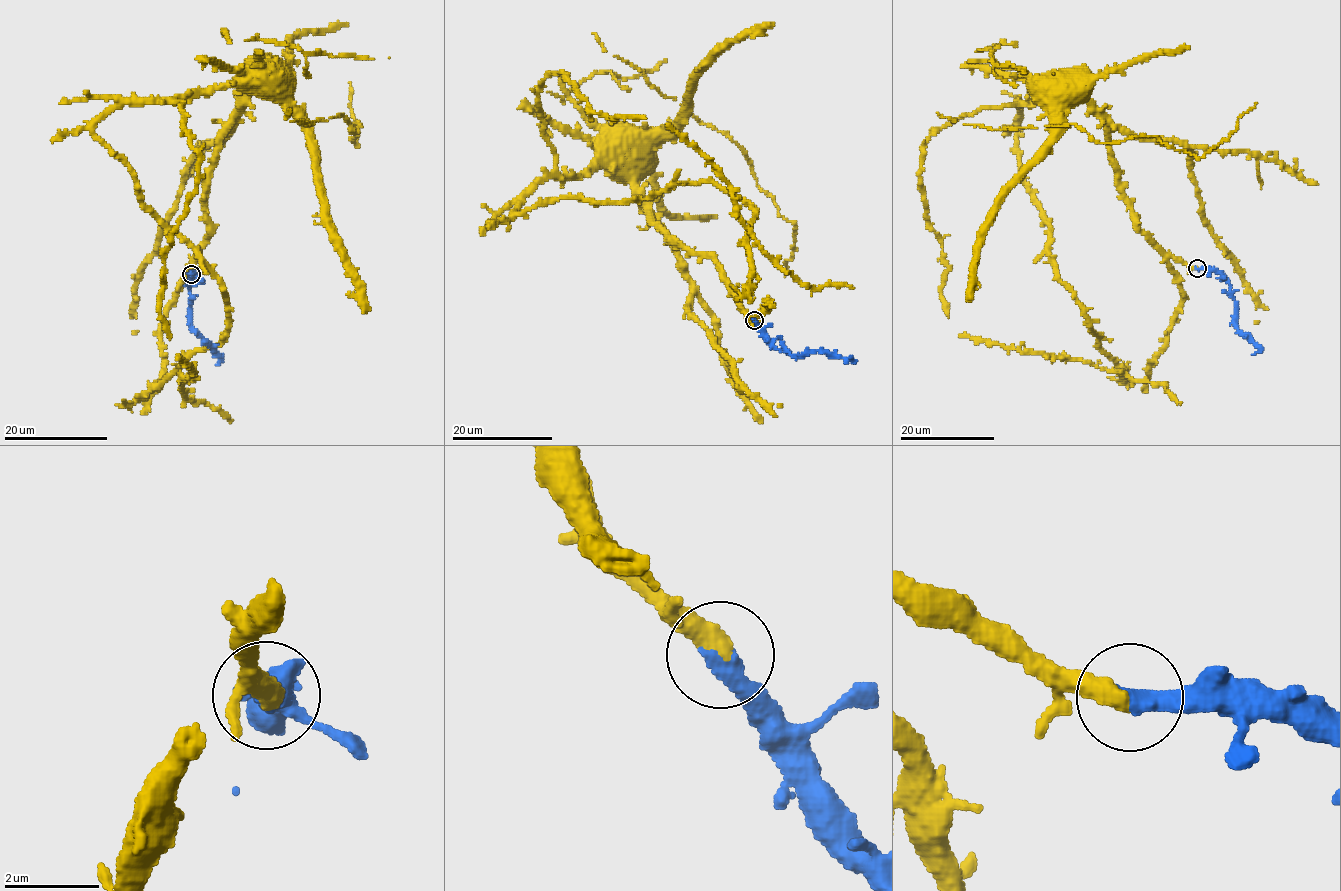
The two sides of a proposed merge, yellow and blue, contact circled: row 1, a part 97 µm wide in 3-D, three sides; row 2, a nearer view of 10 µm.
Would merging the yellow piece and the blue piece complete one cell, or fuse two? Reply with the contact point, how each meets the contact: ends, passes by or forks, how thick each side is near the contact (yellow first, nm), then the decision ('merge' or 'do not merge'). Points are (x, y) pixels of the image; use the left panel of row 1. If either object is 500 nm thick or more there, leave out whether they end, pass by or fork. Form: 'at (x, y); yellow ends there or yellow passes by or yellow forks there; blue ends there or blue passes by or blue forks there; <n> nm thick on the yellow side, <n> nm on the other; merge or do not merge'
at (191, 274); yellow ends there; blue ends there; 480 nm thick on the yellow side, 440 nm on the other; merge

